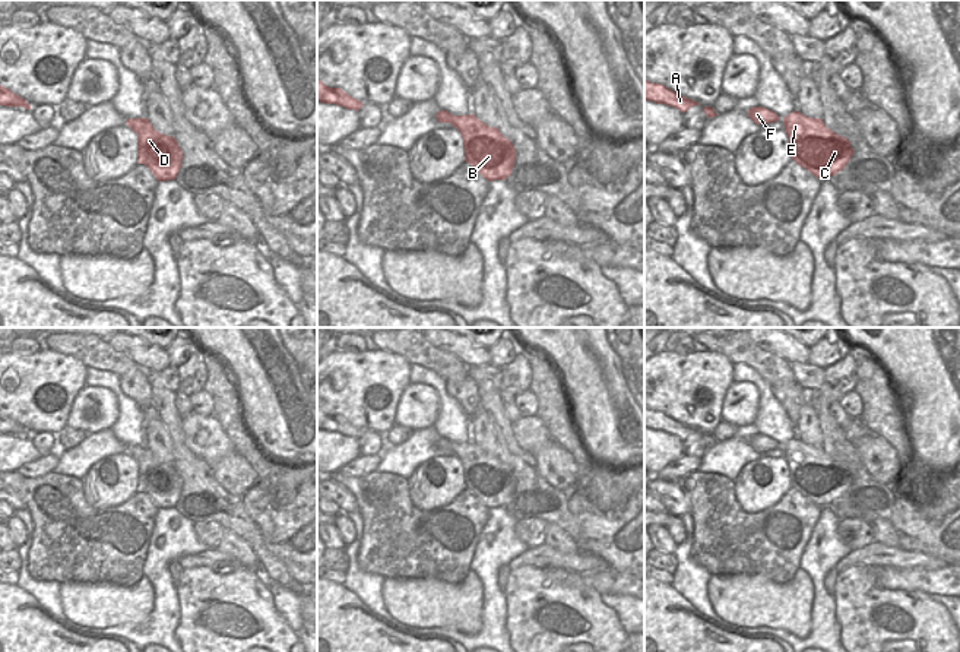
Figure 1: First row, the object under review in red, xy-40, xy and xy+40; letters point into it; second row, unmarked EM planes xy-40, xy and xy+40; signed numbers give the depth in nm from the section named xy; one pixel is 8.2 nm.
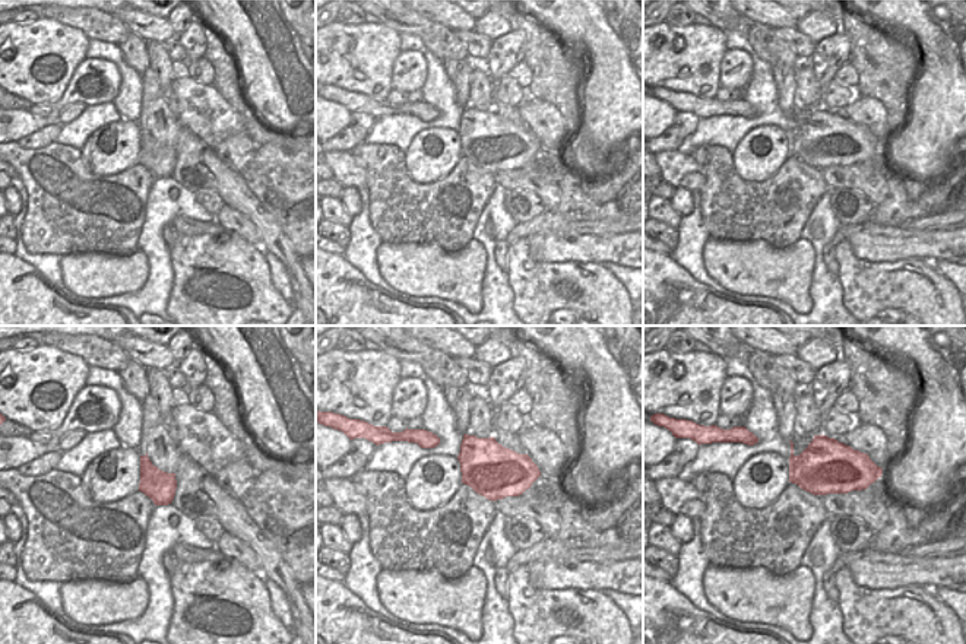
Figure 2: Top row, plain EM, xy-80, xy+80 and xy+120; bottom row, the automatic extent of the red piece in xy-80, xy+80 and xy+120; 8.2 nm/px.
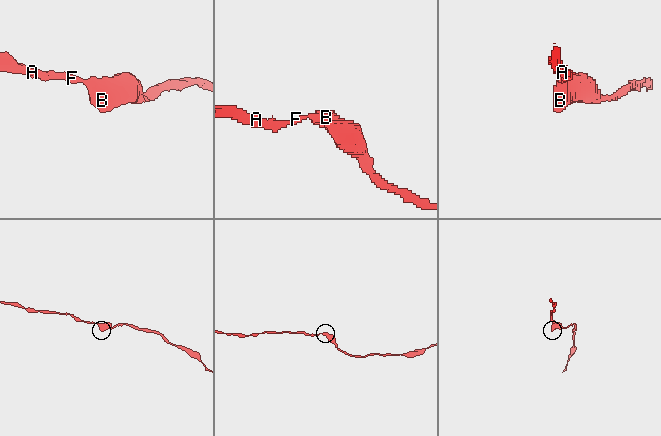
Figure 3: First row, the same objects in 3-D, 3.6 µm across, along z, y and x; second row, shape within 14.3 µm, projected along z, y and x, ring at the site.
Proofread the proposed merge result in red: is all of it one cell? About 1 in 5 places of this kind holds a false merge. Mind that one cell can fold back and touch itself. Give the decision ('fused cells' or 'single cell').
single cell

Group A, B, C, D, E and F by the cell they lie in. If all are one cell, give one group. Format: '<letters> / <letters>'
A B C D E F

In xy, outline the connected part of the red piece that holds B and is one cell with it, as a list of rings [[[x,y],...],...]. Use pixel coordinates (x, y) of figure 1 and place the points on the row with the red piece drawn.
[[[441,110],[437,121],[450,123],[463,139],[465,162],[471,164],[488,181],[506,180],[514,167],[516,149],[497,127],[489,127],[473,114],[452,115]]]

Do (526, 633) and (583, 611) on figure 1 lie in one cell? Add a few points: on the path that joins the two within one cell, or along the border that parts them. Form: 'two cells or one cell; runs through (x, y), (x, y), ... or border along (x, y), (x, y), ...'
one cell; runs through (531, 613), (538, 594), (548, 600), (563, 601)

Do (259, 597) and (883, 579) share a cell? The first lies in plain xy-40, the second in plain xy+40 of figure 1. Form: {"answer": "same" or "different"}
{"answer": "different"}

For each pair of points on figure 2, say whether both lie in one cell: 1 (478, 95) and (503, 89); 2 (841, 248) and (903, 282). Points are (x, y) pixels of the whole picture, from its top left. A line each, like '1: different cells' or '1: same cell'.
1: different cells
2: same cell

